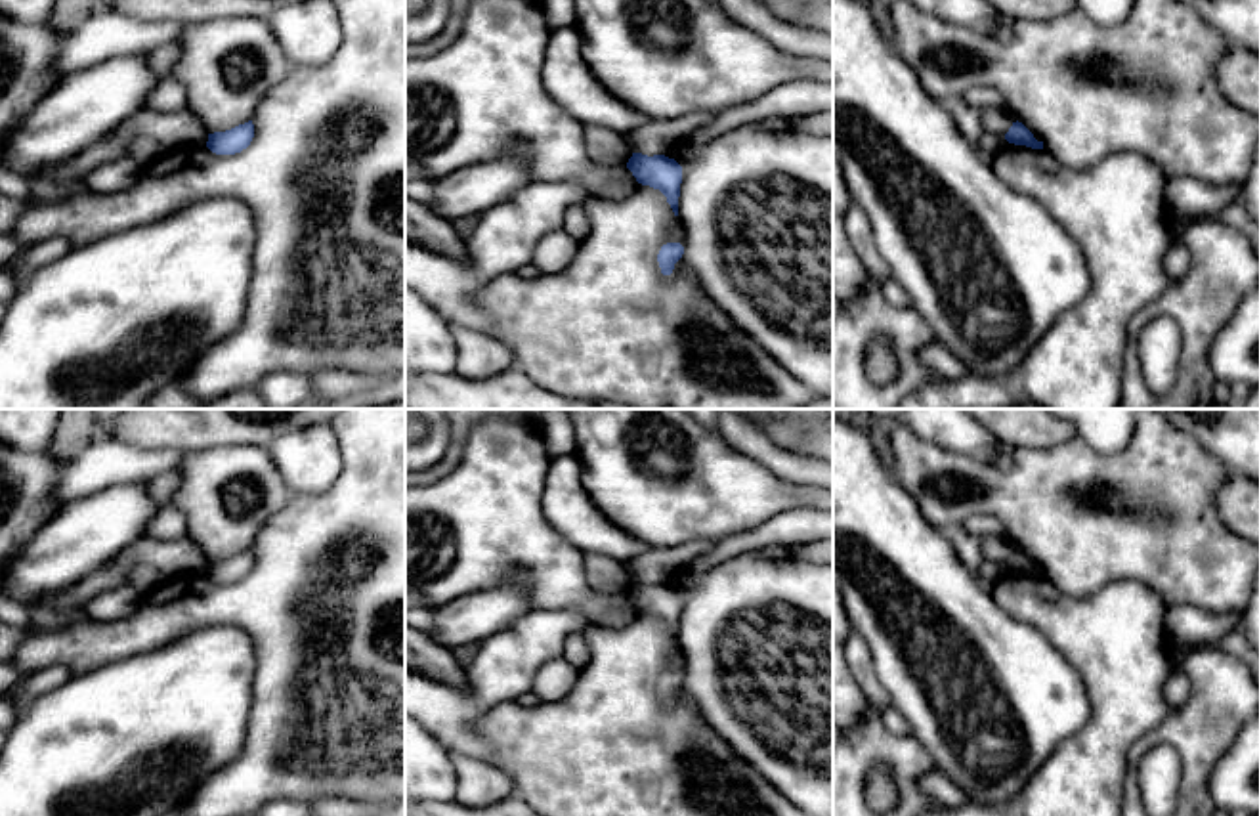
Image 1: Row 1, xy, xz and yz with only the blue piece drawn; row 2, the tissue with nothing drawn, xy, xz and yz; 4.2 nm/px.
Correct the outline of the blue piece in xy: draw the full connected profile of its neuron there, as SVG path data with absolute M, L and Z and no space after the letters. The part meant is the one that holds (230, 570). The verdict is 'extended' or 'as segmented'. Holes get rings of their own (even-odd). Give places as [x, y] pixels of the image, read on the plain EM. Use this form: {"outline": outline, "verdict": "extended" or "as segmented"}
{"outline": "M252 548L225 560L208 562L206 575L216 583L235 583L250 573L254 566Z", "verdict": "as segmented"}

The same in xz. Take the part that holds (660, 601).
{"outline": "M632 581L627 596L632 600L638 612L659 617L667 625L674 644L678 644L682 594L674 587L665 583L648 585L642 581Z", "verdict": "as segmented"}

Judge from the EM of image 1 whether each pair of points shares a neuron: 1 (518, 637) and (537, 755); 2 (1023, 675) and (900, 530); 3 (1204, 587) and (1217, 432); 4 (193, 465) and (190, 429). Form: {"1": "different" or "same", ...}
{"1": "different", "2": "same", "3": "different", "4": "different"}

